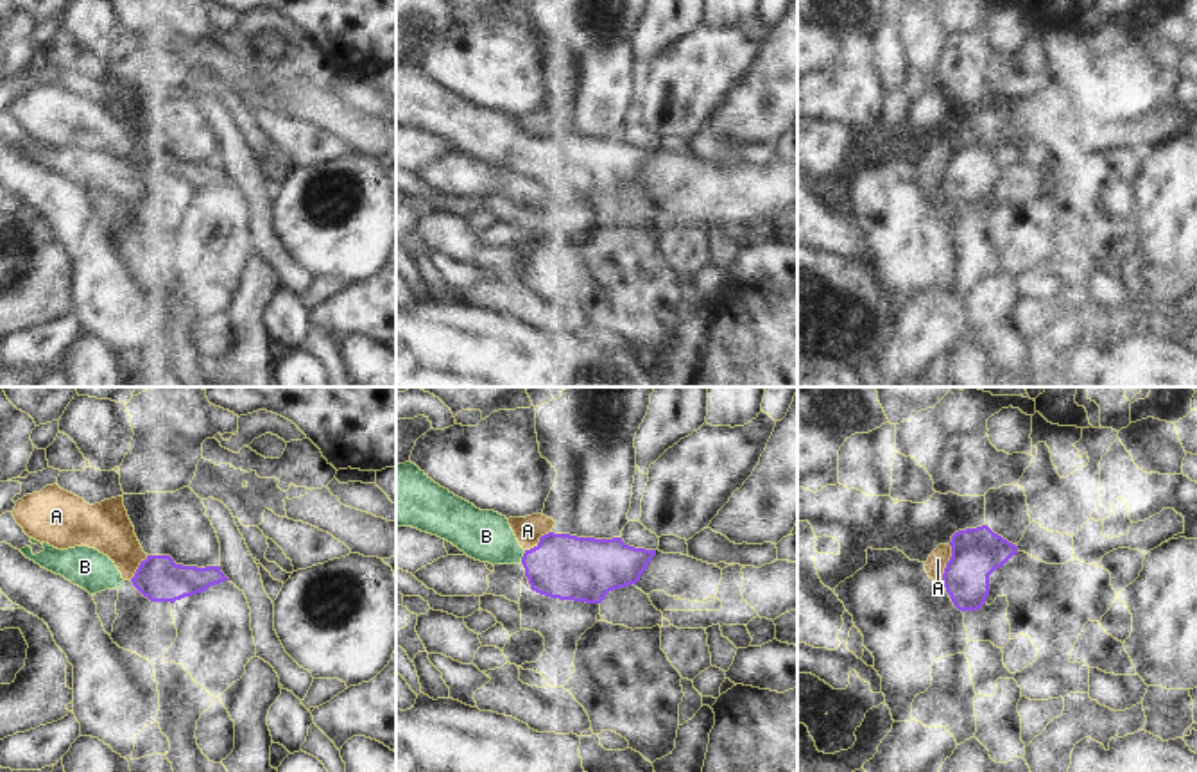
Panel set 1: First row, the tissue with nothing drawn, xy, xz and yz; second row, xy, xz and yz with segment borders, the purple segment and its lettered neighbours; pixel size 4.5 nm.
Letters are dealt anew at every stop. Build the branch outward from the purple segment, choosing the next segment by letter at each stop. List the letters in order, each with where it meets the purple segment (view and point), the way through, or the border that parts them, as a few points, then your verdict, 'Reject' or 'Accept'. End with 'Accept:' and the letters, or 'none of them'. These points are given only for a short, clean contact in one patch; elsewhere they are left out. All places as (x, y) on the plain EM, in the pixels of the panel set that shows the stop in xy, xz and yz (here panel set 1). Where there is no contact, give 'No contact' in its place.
A: Touches purple at yz (947, 162). Boundary: yz (950, 144), (950, 158), (941, 180). Reject
B: Touches purple at xz (524, 154). Path across: xz (563, 165), (547, 165), (524, 154), (506, 149), (486, 135). Accept
Accept: B

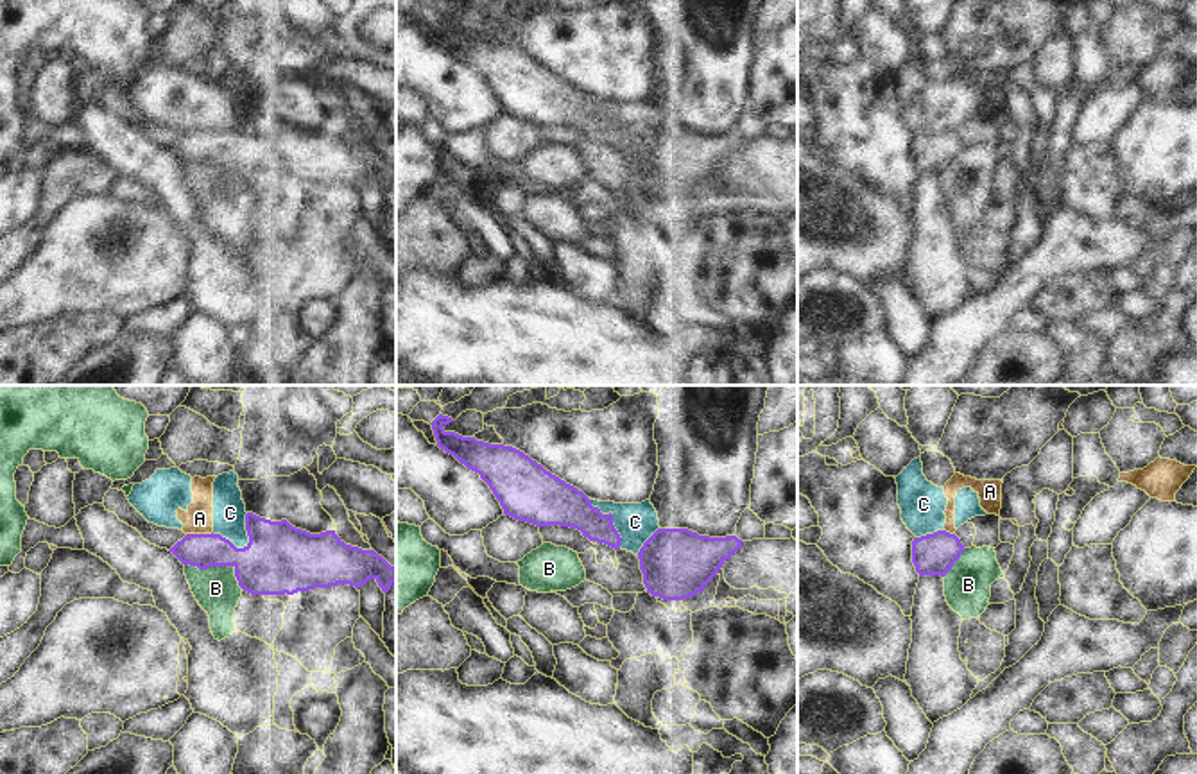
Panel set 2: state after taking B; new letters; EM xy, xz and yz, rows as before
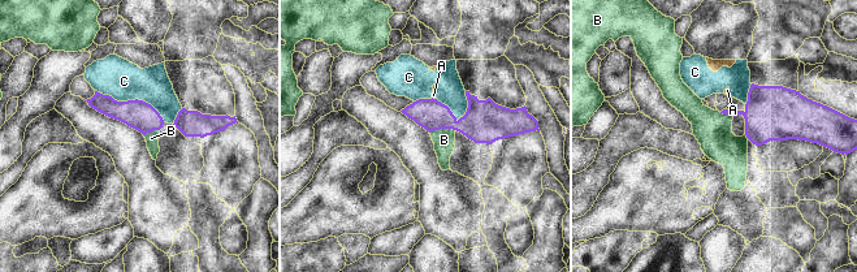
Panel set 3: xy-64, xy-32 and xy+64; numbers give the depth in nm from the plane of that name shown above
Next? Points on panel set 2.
A: Touches purple at xy (199, 133). Boundary: xy (212, 129), (187, 133). Reject
B: Touches purple at xy (219, 163). Boundary: xy (185, 162), (199, 167), (232, 165), (242, 187). Reject
C: Touches purple at xy (244, 146). Reject
Accept: none of them

